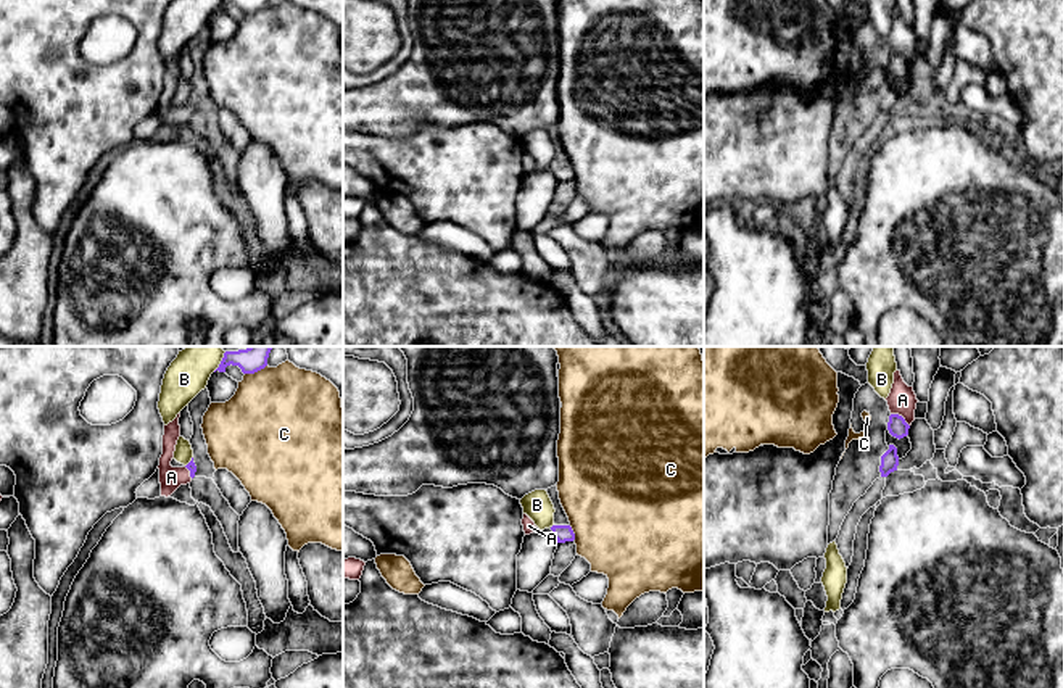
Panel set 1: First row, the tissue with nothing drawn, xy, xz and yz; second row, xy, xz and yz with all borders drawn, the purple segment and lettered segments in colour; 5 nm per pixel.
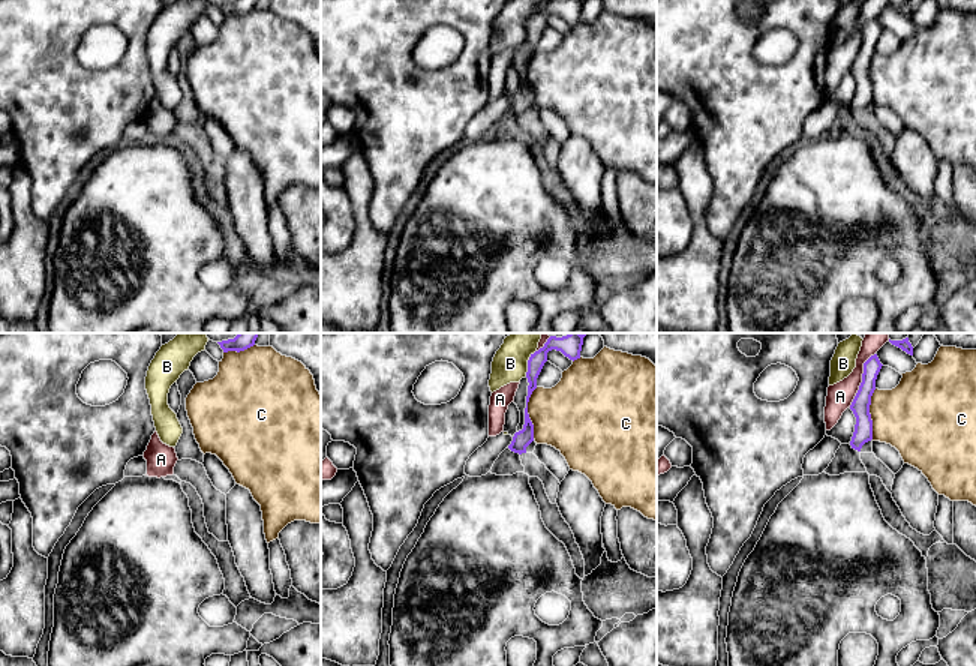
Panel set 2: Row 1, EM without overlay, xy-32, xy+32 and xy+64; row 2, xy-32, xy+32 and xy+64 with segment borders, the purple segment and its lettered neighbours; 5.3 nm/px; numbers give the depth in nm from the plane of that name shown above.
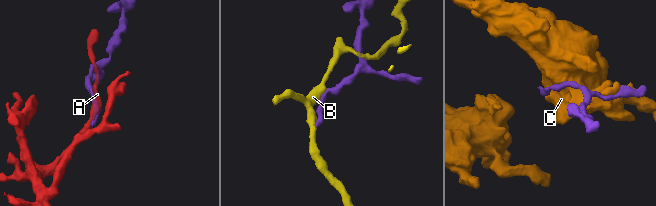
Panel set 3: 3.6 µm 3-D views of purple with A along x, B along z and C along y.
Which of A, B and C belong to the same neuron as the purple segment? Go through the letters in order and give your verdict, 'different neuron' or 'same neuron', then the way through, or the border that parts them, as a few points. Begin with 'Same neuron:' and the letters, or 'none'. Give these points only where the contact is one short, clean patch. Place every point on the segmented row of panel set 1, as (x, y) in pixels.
Same neuron: A
A: same neuron
B: different neuron
C: different neuron

